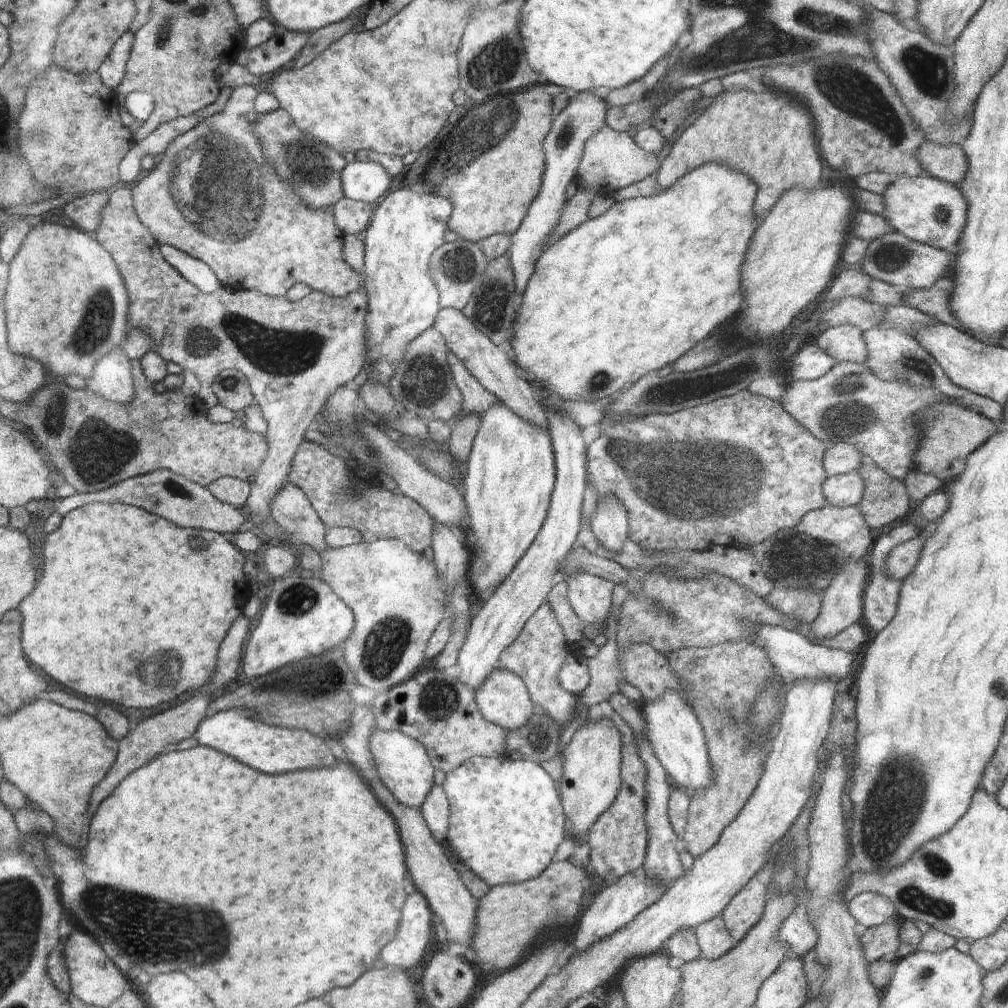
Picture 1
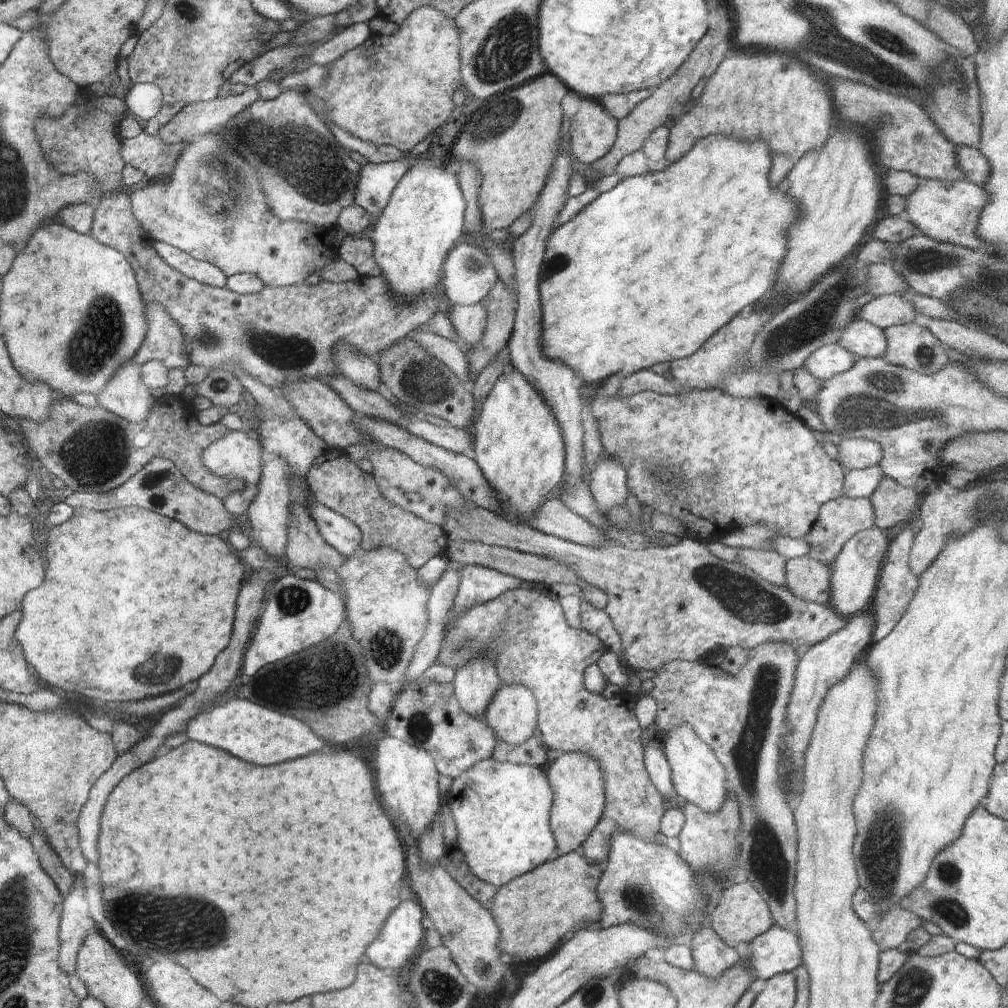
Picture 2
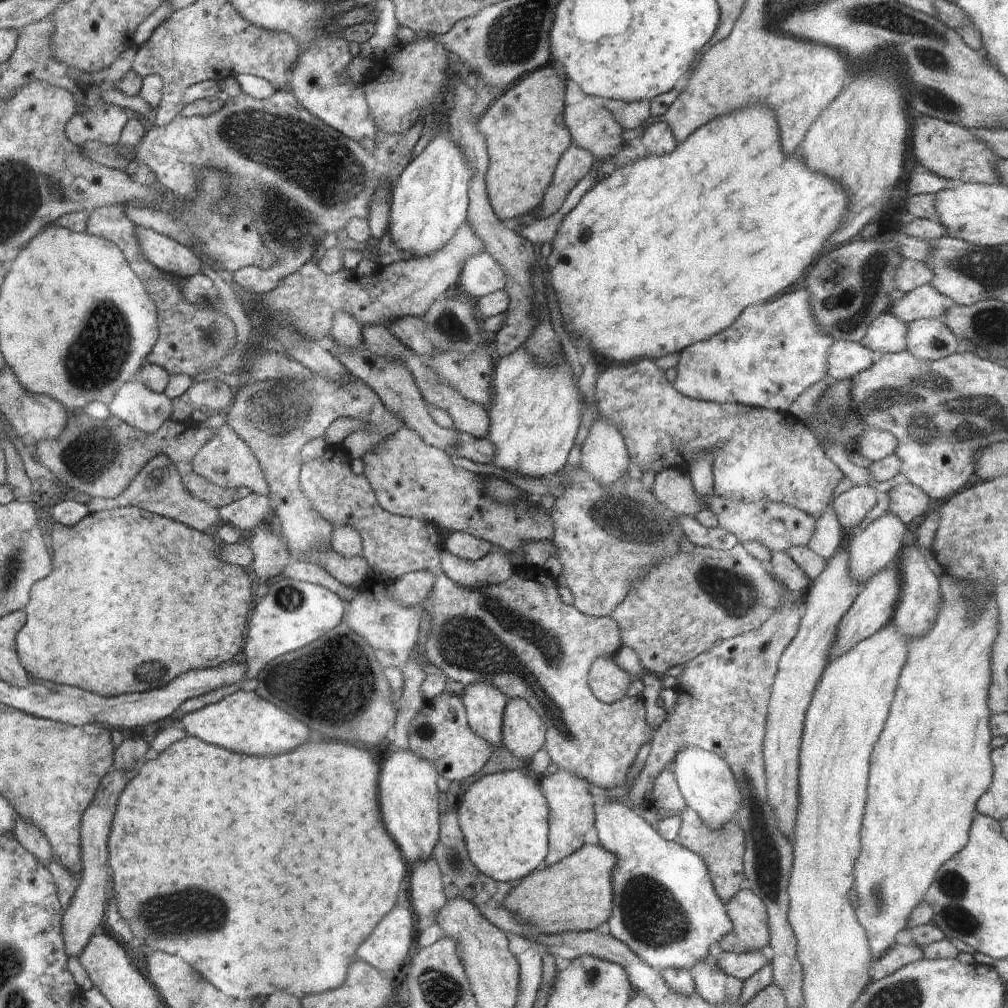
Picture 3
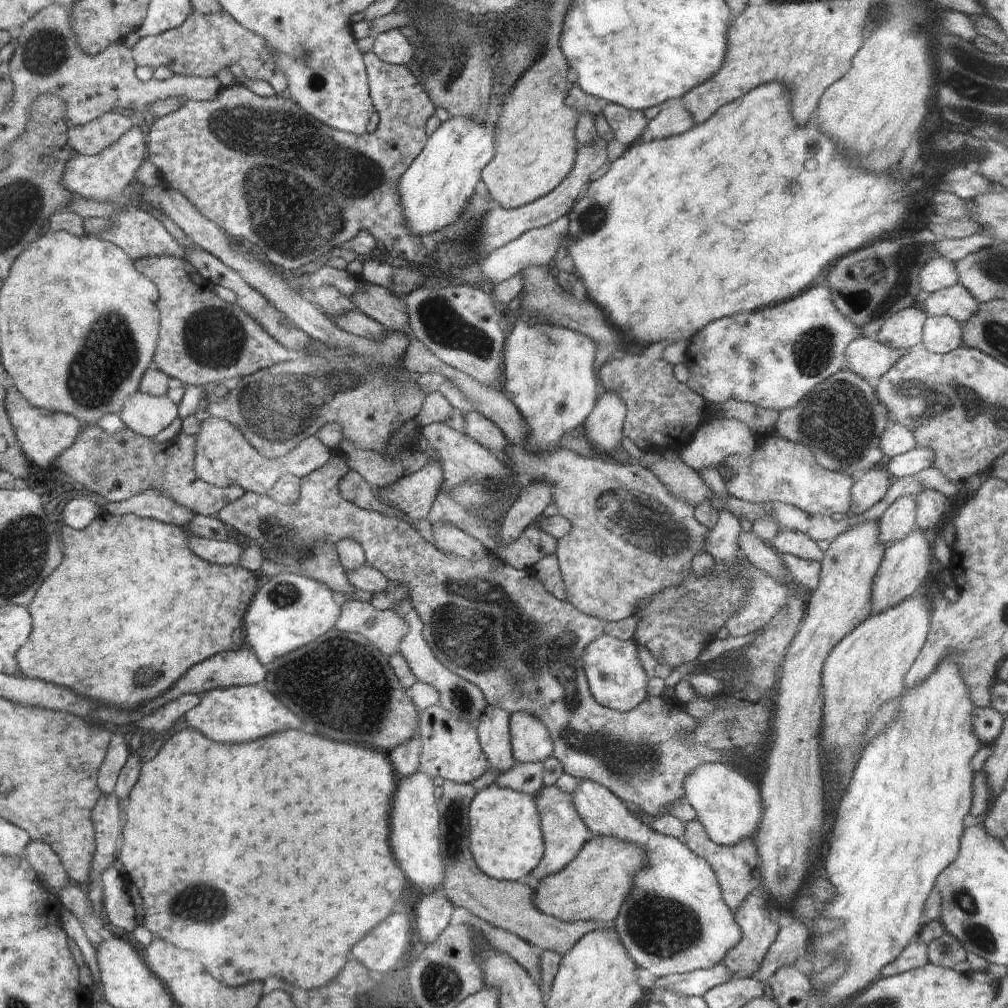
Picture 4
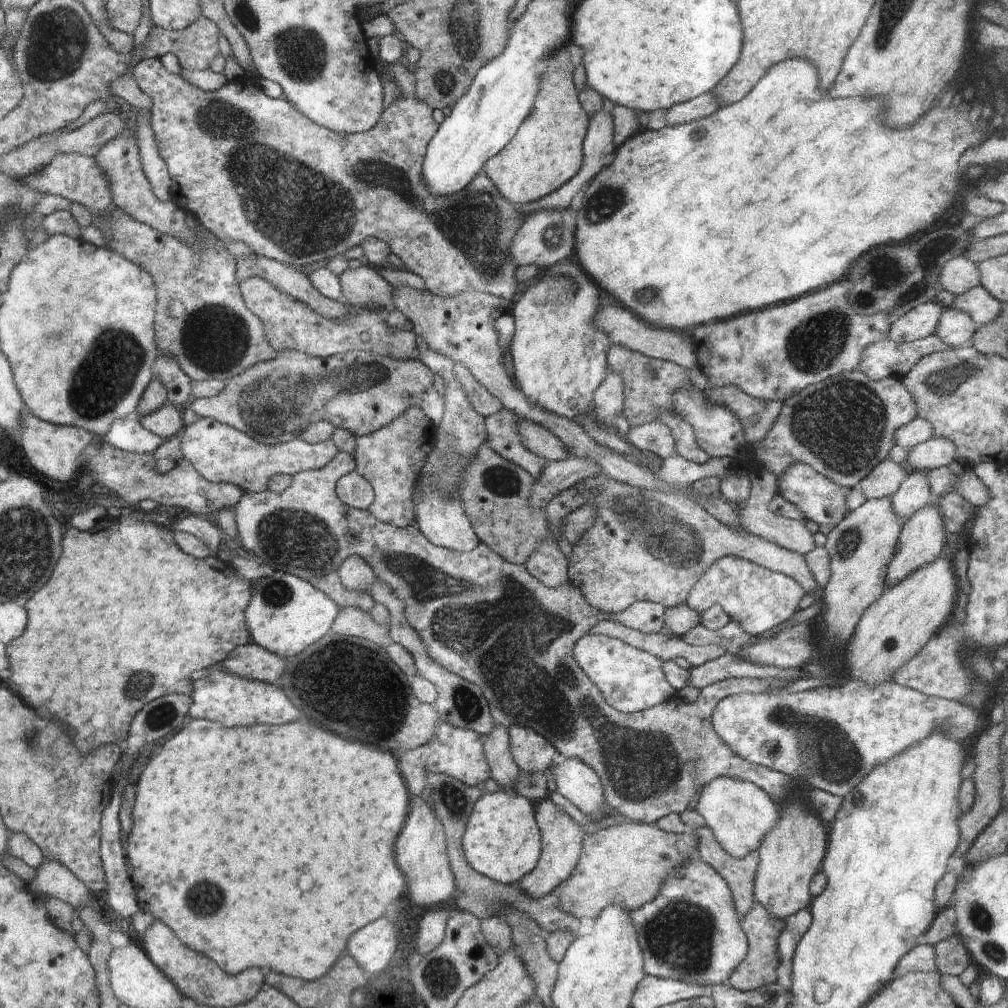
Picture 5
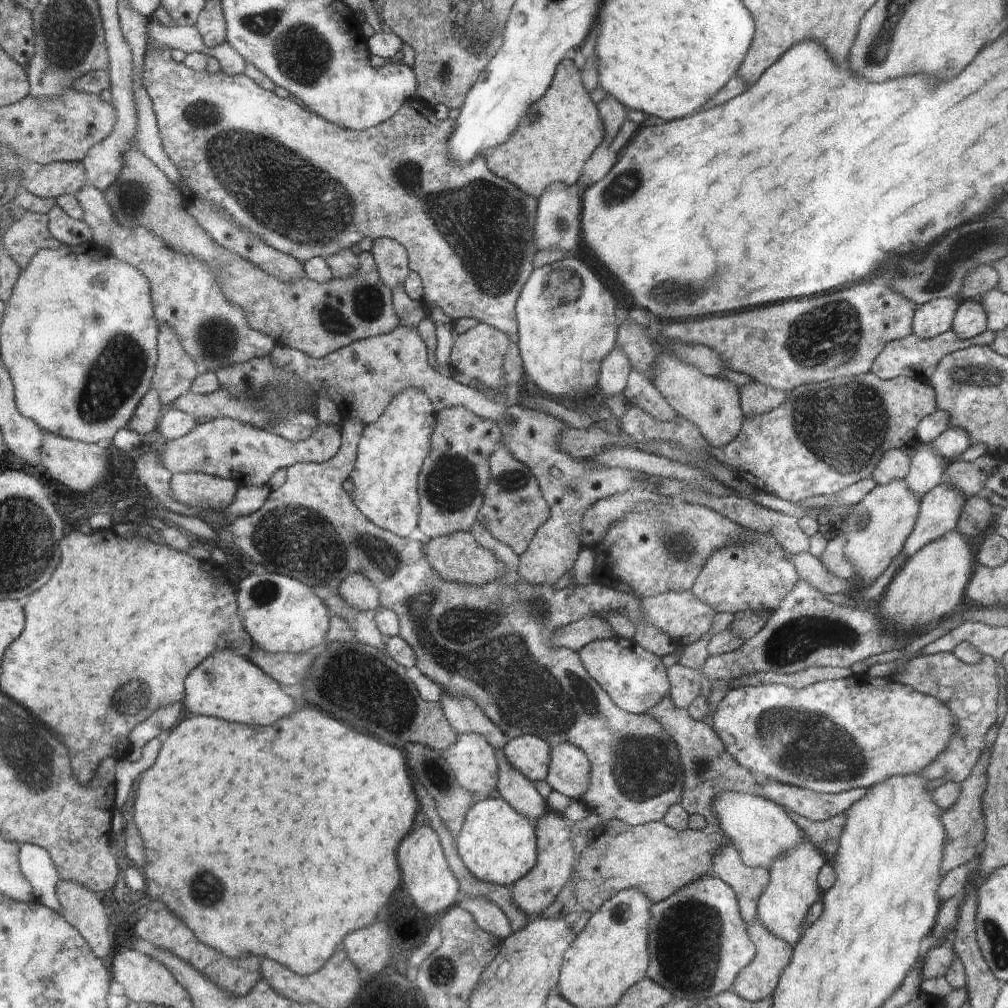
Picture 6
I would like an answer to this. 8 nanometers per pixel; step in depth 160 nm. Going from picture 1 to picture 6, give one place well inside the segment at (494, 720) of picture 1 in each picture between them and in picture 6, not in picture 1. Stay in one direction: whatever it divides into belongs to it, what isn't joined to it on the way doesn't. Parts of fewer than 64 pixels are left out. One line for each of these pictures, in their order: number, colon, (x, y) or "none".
2: (513, 713)
3: (524, 732)
4: (531, 742)
5: (531, 752)
6: (531, 755)

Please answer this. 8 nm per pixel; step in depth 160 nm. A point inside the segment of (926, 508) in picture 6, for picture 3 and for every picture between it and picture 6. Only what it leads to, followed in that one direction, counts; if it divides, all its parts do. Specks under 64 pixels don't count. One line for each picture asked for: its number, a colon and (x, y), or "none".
3: (872, 609)
4: (905, 564)
5: (920, 542)

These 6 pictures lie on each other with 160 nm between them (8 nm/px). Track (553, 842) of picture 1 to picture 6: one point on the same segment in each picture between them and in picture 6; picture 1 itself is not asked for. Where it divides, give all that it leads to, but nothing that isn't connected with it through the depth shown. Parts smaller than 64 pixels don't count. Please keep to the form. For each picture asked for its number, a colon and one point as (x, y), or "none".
2: (502, 810)
3: (504, 817)
4: (505, 835)
5: (501, 841)
6: (497, 844)

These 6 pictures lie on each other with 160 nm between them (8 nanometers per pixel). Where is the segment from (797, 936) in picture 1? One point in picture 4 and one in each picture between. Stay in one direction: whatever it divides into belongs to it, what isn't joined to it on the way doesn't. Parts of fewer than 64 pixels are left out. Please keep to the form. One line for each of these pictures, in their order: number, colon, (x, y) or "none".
2: (778, 950)
3: (742, 966)
4: (695, 983)

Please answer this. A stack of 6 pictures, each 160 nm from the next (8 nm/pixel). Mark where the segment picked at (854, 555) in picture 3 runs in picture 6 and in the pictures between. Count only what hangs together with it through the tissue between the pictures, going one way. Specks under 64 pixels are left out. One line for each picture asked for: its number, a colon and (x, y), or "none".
4: (898, 521)
5: (913, 493)
6: (925, 472)

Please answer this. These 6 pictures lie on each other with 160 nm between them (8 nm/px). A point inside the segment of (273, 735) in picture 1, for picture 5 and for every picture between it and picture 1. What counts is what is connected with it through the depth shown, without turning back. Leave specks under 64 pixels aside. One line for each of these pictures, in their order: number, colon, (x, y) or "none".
2: (253, 732)
3: (244, 722)
4: (238, 714)
5: (224, 697)

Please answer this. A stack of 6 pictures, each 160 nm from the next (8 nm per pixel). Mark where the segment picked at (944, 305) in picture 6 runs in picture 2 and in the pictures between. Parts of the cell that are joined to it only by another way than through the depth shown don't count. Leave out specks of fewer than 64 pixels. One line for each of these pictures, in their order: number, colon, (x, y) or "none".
2: (862, 339)
3: (886, 334)
4: (902, 330)
5: (920, 322)

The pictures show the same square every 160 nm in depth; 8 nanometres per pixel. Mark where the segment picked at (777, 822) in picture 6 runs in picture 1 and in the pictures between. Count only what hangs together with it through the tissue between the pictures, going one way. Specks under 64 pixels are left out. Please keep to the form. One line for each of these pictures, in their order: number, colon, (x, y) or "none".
1: (672, 728)
2: (698, 776)
3: (708, 786)
4: (728, 803)
5: (740, 814)

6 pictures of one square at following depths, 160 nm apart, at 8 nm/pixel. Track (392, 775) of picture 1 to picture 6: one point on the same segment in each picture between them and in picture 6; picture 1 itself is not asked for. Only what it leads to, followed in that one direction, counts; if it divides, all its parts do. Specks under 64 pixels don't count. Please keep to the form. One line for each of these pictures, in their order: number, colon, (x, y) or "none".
2: (407, 779)
3: (409, 795)
4: (416, 833)
5: (422, 852)
6: (428, 879)

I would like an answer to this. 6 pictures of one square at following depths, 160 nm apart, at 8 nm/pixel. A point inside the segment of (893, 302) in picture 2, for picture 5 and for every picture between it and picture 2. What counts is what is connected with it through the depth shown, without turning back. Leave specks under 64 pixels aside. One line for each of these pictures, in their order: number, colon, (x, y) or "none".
3: (924, 302)
4: (955, 301)
5: (978, 304)

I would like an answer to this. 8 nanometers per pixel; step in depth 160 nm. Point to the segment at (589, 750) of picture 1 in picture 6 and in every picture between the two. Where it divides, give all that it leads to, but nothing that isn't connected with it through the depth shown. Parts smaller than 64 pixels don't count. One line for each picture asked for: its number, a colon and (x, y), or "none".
2: (578, 780)
3: (571, 809)
4: (564, 832)
5: (561, 846)
6: (532, 893)

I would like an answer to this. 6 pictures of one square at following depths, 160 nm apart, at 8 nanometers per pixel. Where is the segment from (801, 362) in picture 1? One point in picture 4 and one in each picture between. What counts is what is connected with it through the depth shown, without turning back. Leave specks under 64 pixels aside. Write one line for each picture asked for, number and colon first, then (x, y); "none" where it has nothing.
2: (829, 360)
3: (846, 358)
4: (868, 358)

